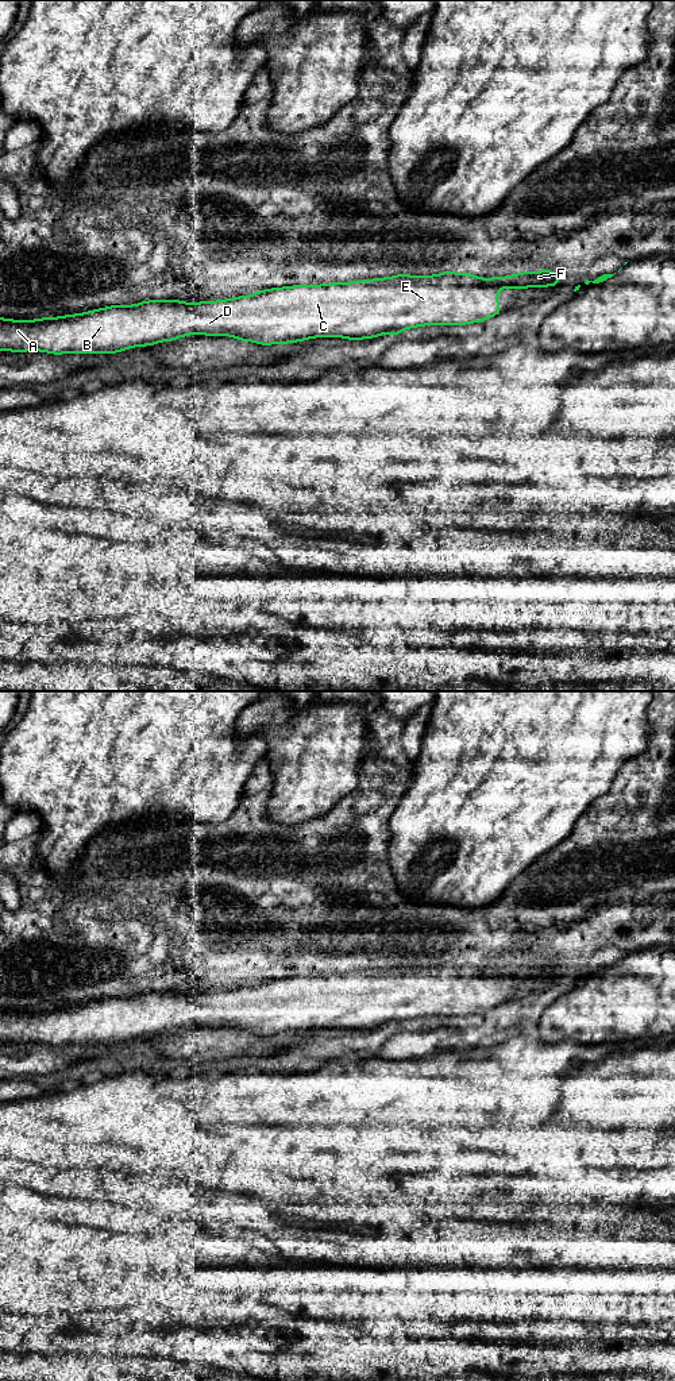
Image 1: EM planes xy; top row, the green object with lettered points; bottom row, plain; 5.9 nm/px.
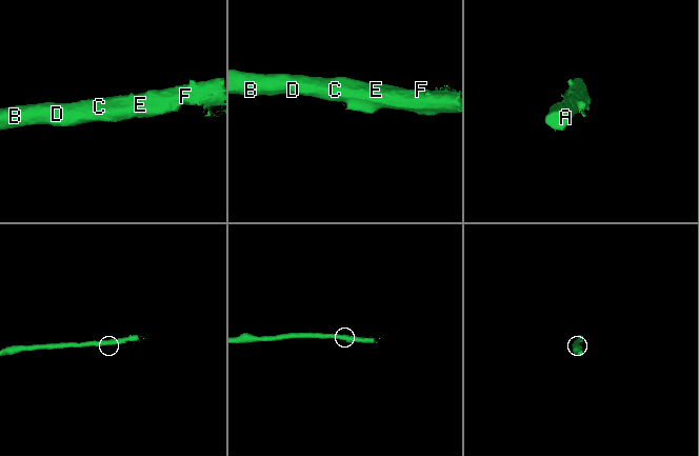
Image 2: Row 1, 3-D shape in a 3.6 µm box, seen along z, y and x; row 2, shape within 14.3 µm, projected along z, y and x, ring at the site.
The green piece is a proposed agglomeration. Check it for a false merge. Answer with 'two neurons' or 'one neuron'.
one neuron

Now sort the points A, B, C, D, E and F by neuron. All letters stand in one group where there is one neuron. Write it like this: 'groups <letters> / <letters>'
groups A B C D E F

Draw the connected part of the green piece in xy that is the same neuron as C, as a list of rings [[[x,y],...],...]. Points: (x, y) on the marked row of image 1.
[[[447,270],[433,275],[394,274],[390,278],[375,278],[327,285],[294,285],[258,290],[251,296],[239,296],[217,301],[182,302],[181,300],[147,300],[134,305],[111,305],[92,309],[85,313],[63,315],[59,317],[40,317],[36,320],[12,320],[0,317],[0,351],[26,352],[42,351],[54,355],[62,354],[116,354],[134,347],[155,346],[161,342],[173,342],[189,335],[232,336],[242,342],[254,342],[259,346],[288,344],[305,342],[313,337],[344,337],[352,342],[374,339],[385,333],[401,335],[406,328],[423,325],[467,325],[483,323],[505,312],[498,305],[501,288],[526,289],[560,285],[555,270],[522,271],[506,277],[479,278],[470,273],[456,274]]]

